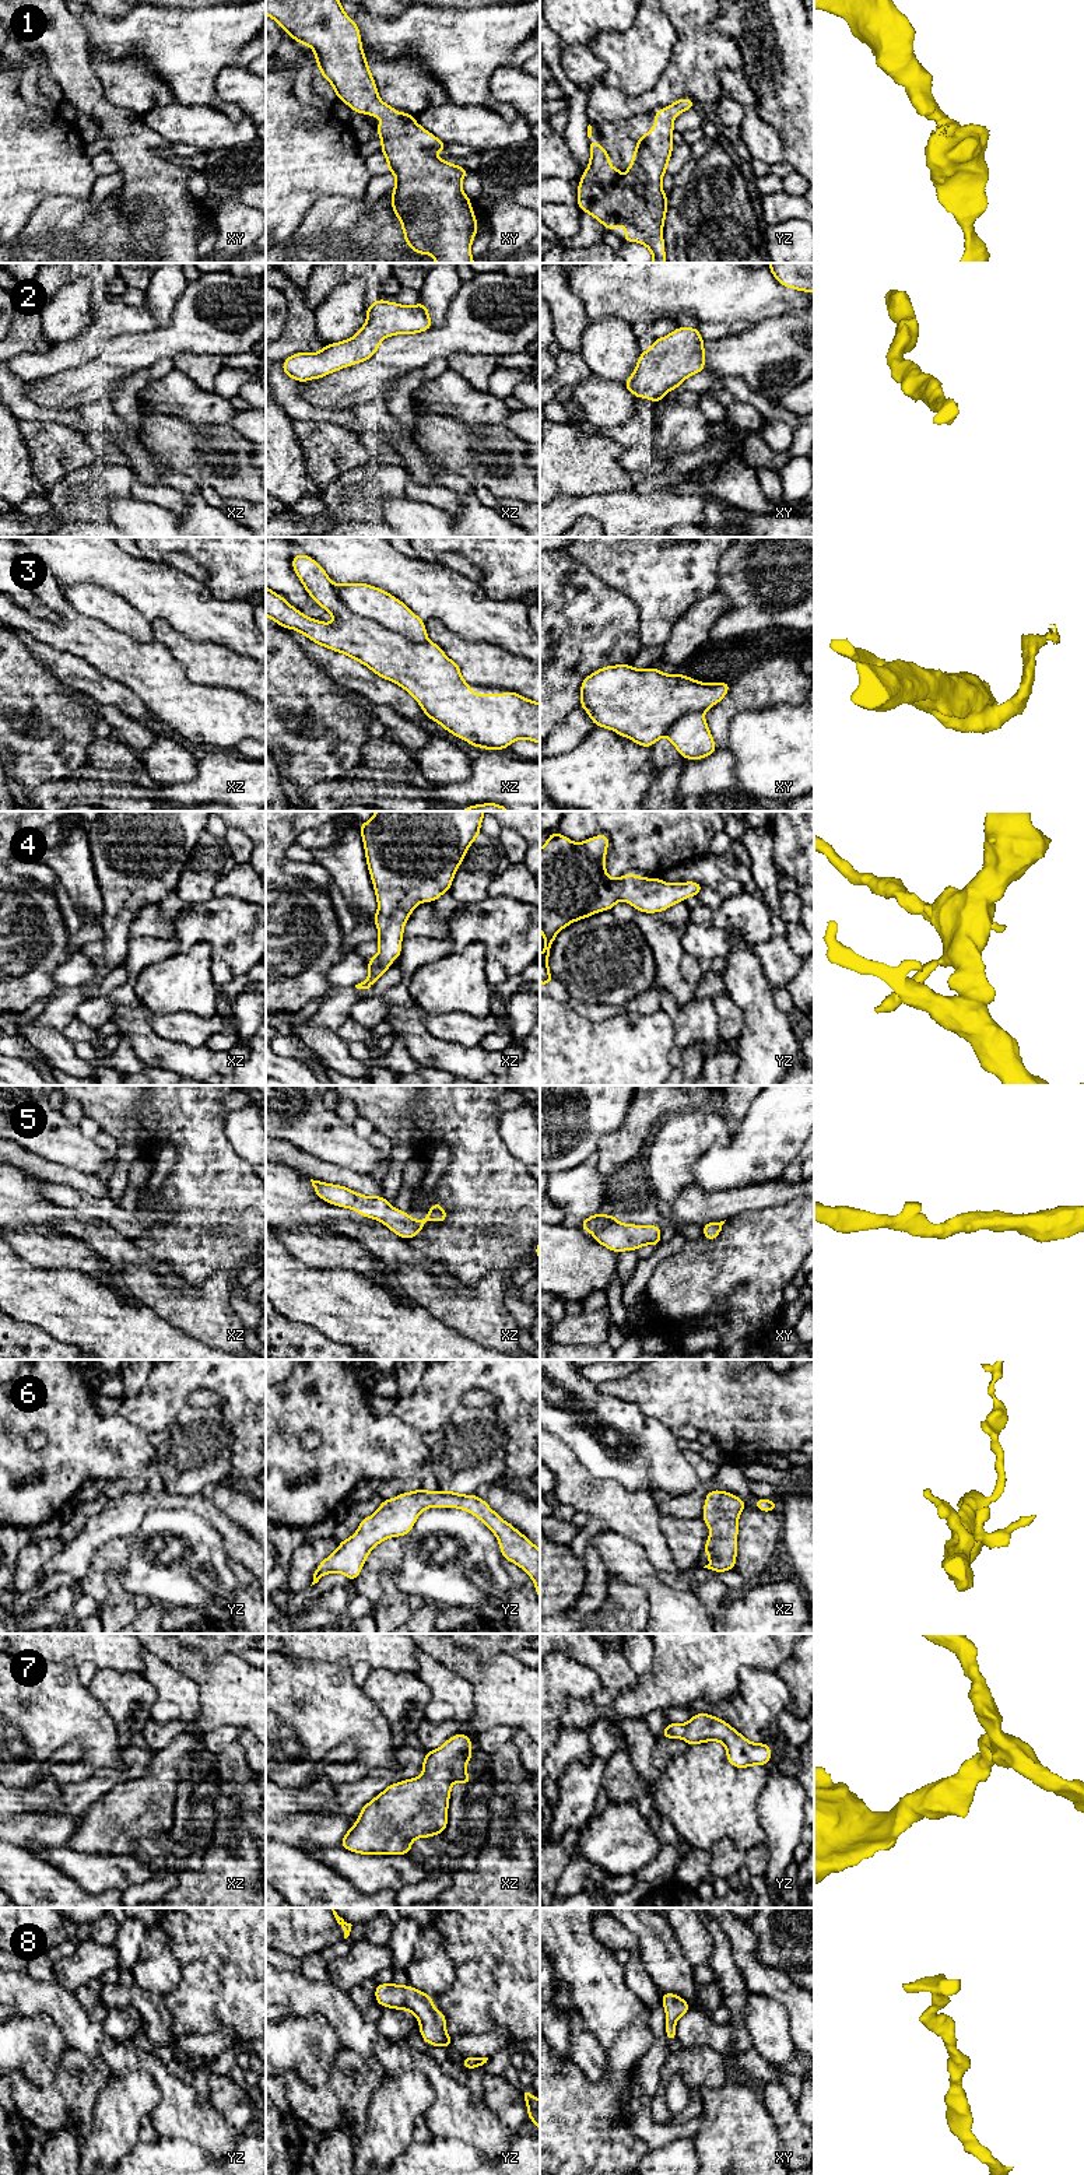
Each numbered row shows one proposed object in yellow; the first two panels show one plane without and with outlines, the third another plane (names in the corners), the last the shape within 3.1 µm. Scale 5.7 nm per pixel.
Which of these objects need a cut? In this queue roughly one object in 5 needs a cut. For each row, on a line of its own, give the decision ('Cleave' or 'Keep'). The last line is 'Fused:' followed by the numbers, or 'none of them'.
1: Keep
2: Keep
3: Cleave
4: Keep
5: Keep
6: Keep
7: Keep
8: Keep
Fused: 3

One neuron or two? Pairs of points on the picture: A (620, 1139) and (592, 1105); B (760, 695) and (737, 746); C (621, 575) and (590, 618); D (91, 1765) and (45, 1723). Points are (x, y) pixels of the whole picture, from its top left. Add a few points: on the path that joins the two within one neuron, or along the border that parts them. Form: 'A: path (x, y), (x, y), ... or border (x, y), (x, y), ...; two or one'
A: border (630, 1101), (624, 1121), (600, 1137), (595, 1153); two
B: border (785, 702), (739, 712), (730, 722), (728, 732); two
C: border (585, 568), (623, 592), (638, 607); two
D: path (91, 1750), (67, 1723), (60, 1723); one

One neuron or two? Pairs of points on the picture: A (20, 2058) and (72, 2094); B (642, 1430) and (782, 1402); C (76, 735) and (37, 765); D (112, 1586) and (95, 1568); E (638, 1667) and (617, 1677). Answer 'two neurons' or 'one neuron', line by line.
A: two neurons
B: two neurons
C: one neuron
D: two neurons
E: two neurons

